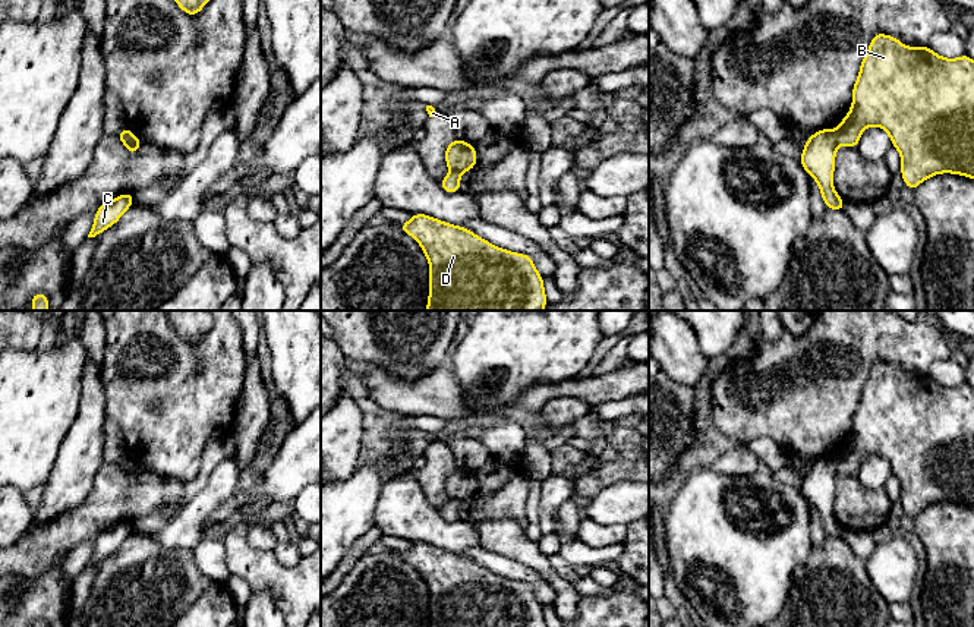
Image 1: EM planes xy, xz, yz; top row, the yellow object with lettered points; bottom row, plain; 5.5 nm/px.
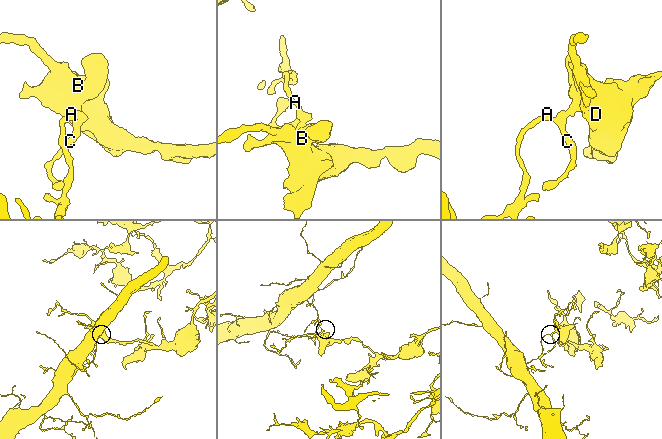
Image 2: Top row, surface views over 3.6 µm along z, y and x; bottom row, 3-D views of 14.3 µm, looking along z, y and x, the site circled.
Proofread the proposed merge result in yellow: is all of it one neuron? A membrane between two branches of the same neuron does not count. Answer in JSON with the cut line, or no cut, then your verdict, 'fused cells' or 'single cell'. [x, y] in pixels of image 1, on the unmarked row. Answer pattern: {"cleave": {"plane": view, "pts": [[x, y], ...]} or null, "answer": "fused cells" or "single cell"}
{"cleave": {"plane": "yz", "pts": [[832, 459], [834, 468], [838, 472]]}, "answer": "fused cells"}

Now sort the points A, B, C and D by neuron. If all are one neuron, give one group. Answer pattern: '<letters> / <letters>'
A C / B D

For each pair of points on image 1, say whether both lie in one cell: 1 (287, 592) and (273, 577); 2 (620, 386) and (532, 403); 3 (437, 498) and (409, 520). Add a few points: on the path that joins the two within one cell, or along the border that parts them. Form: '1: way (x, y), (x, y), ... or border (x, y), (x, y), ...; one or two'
1: way (284, 589), (276, 580); one
2: way (598, 388), (554, 390); one
3: border (410, 473), (425, 497), (438, 510); two

